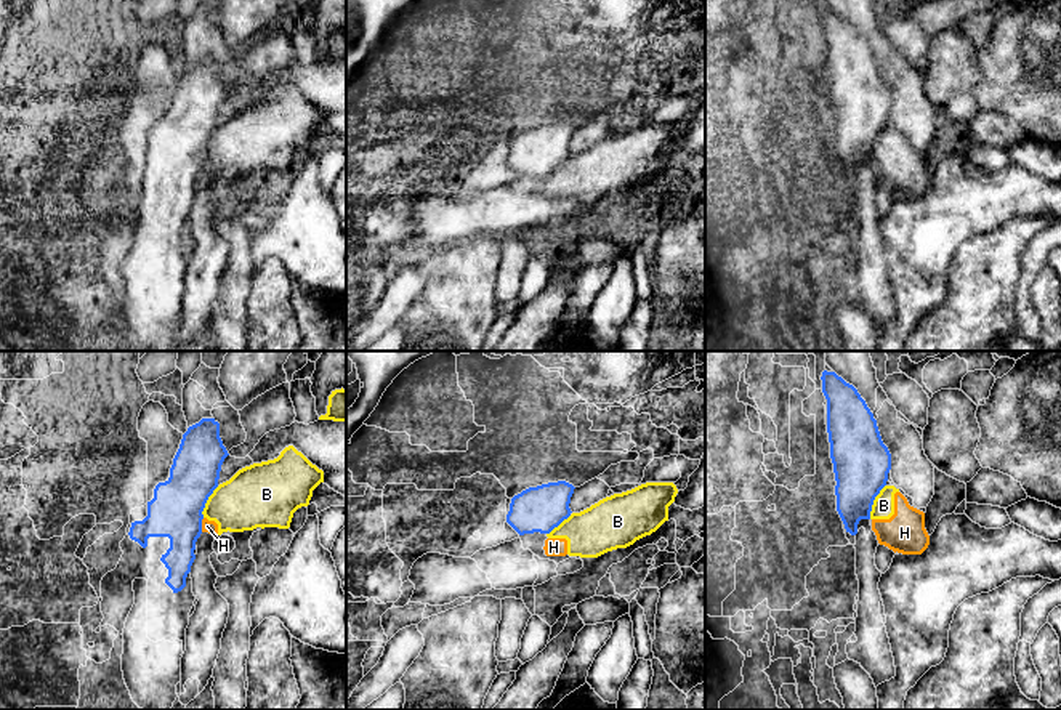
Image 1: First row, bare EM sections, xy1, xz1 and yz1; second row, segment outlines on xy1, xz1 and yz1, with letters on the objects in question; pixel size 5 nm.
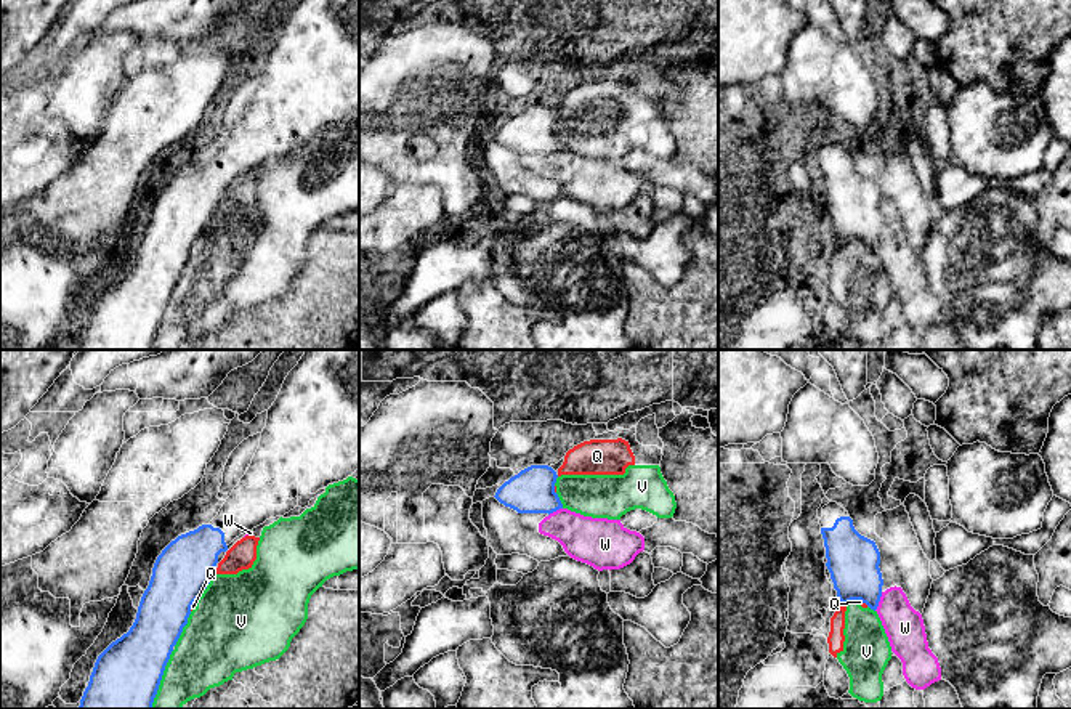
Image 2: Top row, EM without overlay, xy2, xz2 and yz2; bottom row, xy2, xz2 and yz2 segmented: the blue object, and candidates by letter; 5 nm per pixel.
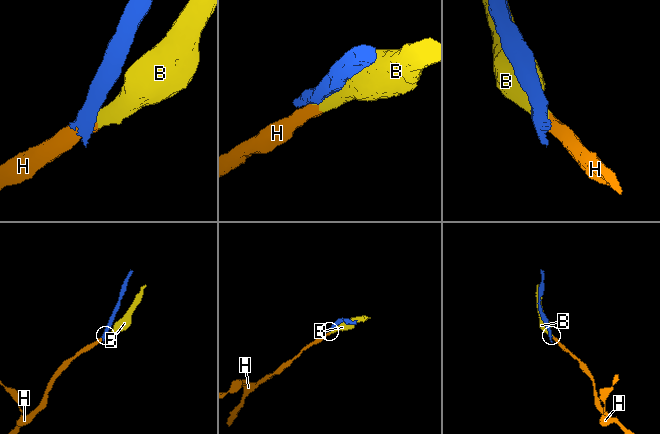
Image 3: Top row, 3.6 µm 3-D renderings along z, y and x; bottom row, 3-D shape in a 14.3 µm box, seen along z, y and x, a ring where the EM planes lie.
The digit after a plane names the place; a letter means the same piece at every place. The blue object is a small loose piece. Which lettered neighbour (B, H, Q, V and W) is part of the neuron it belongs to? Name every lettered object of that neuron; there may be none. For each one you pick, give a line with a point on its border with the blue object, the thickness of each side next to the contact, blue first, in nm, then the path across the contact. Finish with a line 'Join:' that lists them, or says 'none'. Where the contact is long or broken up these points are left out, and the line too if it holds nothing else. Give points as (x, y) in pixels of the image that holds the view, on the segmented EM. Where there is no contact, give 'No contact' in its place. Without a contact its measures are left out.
Join: none

